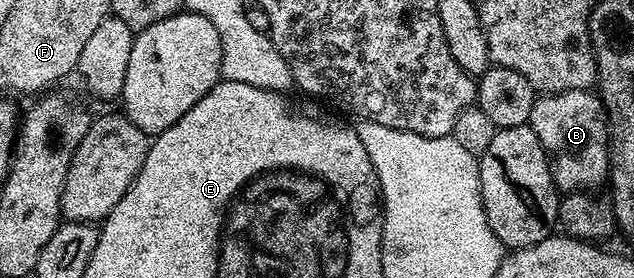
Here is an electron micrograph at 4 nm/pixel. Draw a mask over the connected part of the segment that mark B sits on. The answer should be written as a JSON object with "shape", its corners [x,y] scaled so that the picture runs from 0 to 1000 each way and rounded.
{"shape":[[[932,324],[853,338],[836,392],[831,453],[842,464],[863,550],[871,647],[885,691],[927,694],[940,680],[934,673],[946,673],[951,658],[954,669],[962,629],[962,576],[953,381],[945,338]]]}

